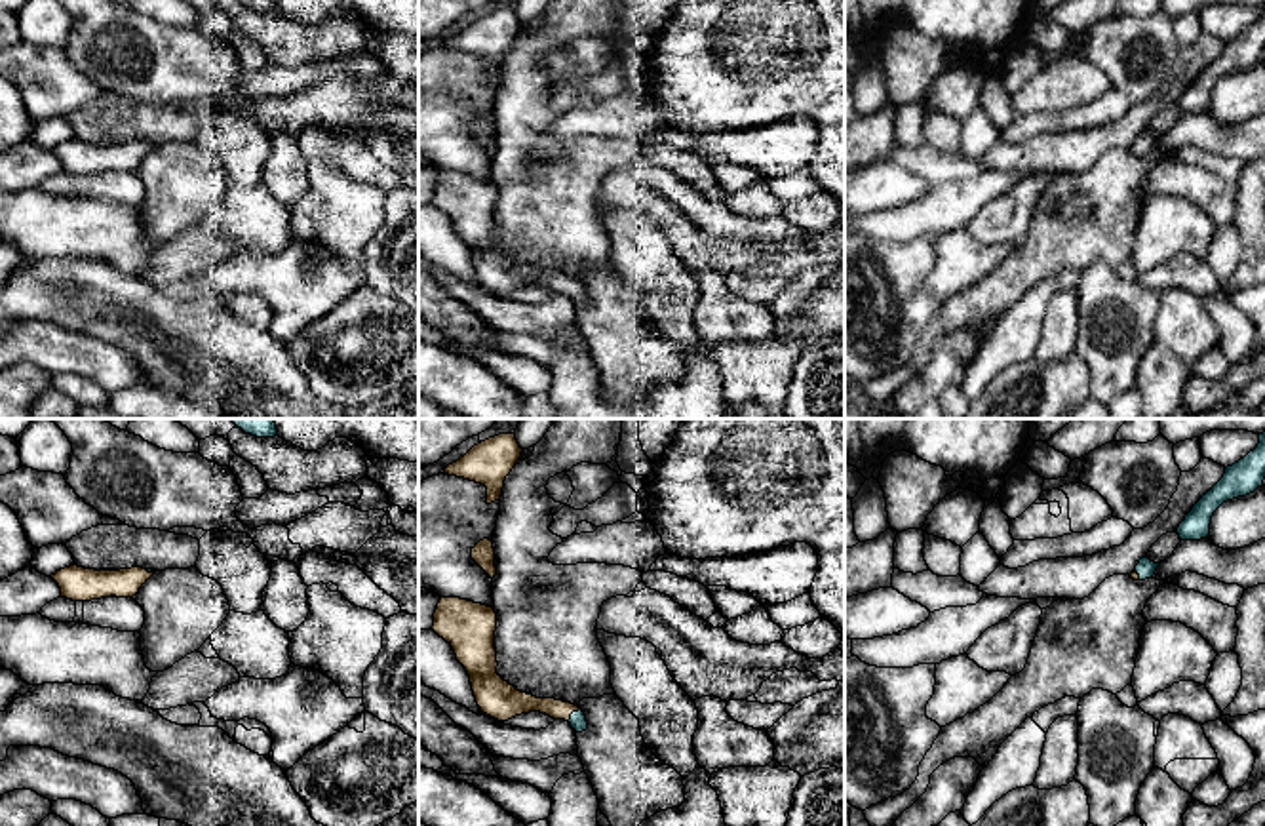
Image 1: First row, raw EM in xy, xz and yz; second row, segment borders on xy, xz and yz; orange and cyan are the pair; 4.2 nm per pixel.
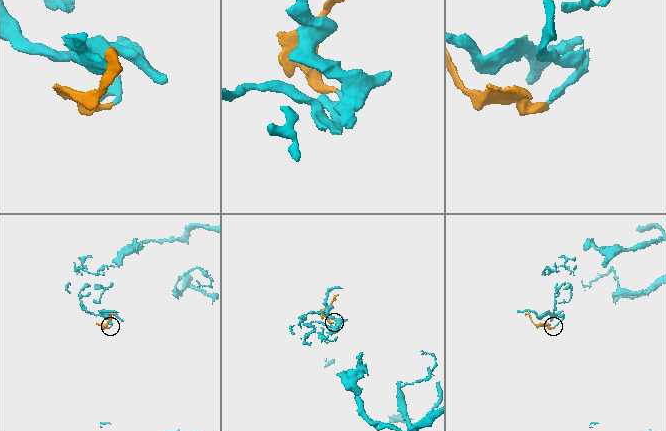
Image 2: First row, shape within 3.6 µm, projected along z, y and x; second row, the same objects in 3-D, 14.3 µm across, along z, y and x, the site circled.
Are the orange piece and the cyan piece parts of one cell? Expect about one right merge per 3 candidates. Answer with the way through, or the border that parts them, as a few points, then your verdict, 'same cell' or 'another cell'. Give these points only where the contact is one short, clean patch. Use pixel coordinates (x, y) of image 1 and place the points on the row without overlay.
same cell

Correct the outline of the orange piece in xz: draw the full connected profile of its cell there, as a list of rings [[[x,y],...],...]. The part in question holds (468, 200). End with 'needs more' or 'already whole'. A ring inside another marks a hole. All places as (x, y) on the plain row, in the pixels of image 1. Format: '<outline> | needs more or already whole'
[[[441,171],[432,204],[453,221],[457,234],[466,242],[483,287],[508,295],[521,287],[540,285],[569,295],[576,306],[588,303],[578,280],[521,266],[496,247],[496,187],[493,181],[460,171]]] | needs more

